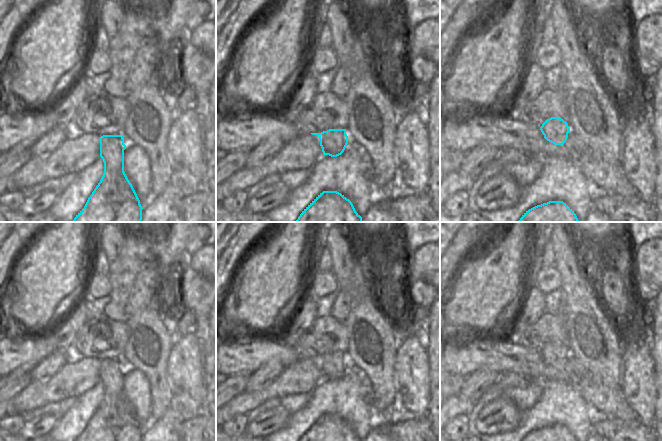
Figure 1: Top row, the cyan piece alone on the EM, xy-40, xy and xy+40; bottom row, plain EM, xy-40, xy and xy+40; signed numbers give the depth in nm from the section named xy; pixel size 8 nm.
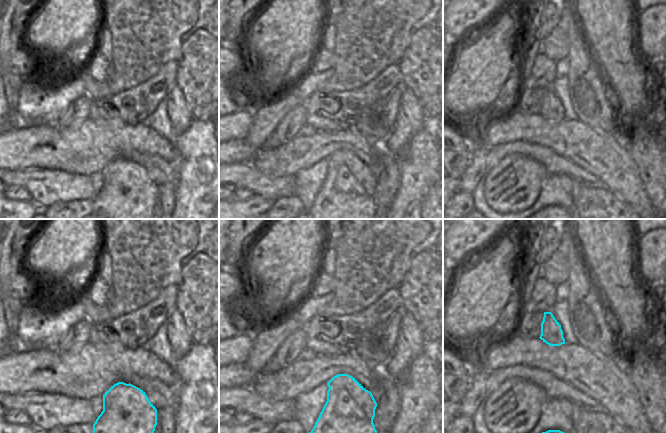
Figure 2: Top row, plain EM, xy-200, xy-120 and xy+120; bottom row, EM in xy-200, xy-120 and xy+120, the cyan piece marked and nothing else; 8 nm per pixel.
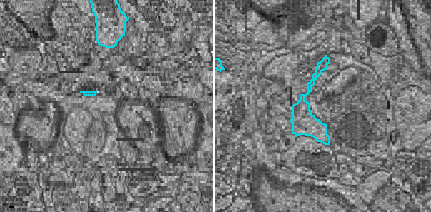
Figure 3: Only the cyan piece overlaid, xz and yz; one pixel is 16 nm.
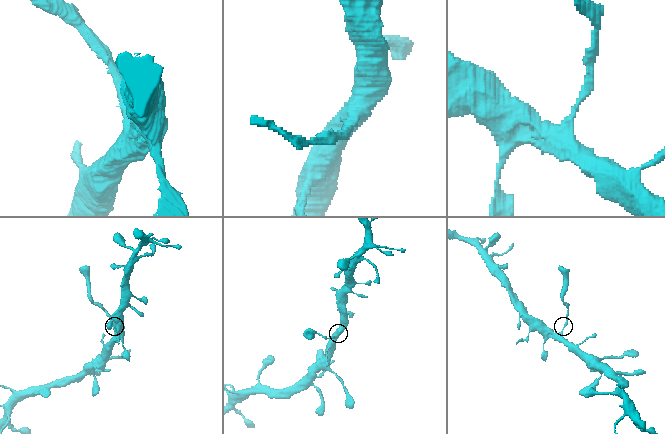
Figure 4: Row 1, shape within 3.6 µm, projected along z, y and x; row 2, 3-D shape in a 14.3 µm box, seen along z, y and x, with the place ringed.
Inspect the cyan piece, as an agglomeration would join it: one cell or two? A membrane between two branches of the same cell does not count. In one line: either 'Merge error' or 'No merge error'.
Merge error

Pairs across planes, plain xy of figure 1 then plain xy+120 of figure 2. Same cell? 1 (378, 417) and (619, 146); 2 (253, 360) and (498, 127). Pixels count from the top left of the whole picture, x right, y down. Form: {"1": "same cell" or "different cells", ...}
{"1": "different cells", "2": "same cell"}

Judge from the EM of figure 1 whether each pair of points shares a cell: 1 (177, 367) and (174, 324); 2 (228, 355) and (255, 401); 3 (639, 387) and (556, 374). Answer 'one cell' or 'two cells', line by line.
1: two cells
2: two cells
3: two cells

